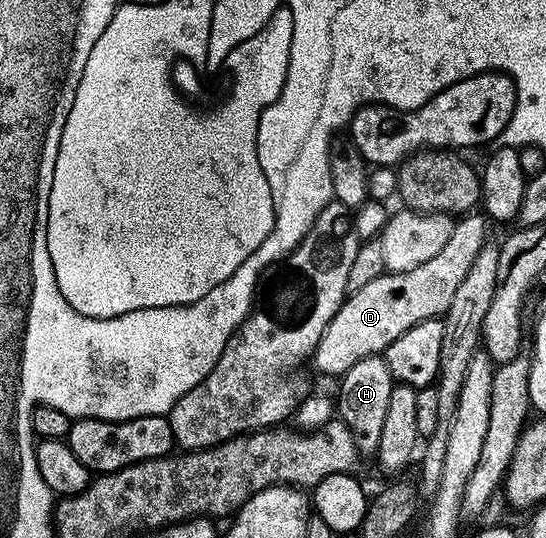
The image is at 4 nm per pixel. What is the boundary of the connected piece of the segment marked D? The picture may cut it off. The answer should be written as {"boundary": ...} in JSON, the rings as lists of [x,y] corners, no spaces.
{"boundary":[[[472,213],[462,216],[454,224],[446,246],[439,251],[439,255],[427,259],[427,263],[419,263],[419,267],[402,273],[385,271],[359,290],[350,292],[331,323],[327,323],[317,350],[313,352],[311,365],[329,377],[340,378],[364,357],[384,354],[388,345],[399,339],[405,331],[410,331],[411,327],[444,315],[465,273],[486,242],[486,218],[480,215]]]}

